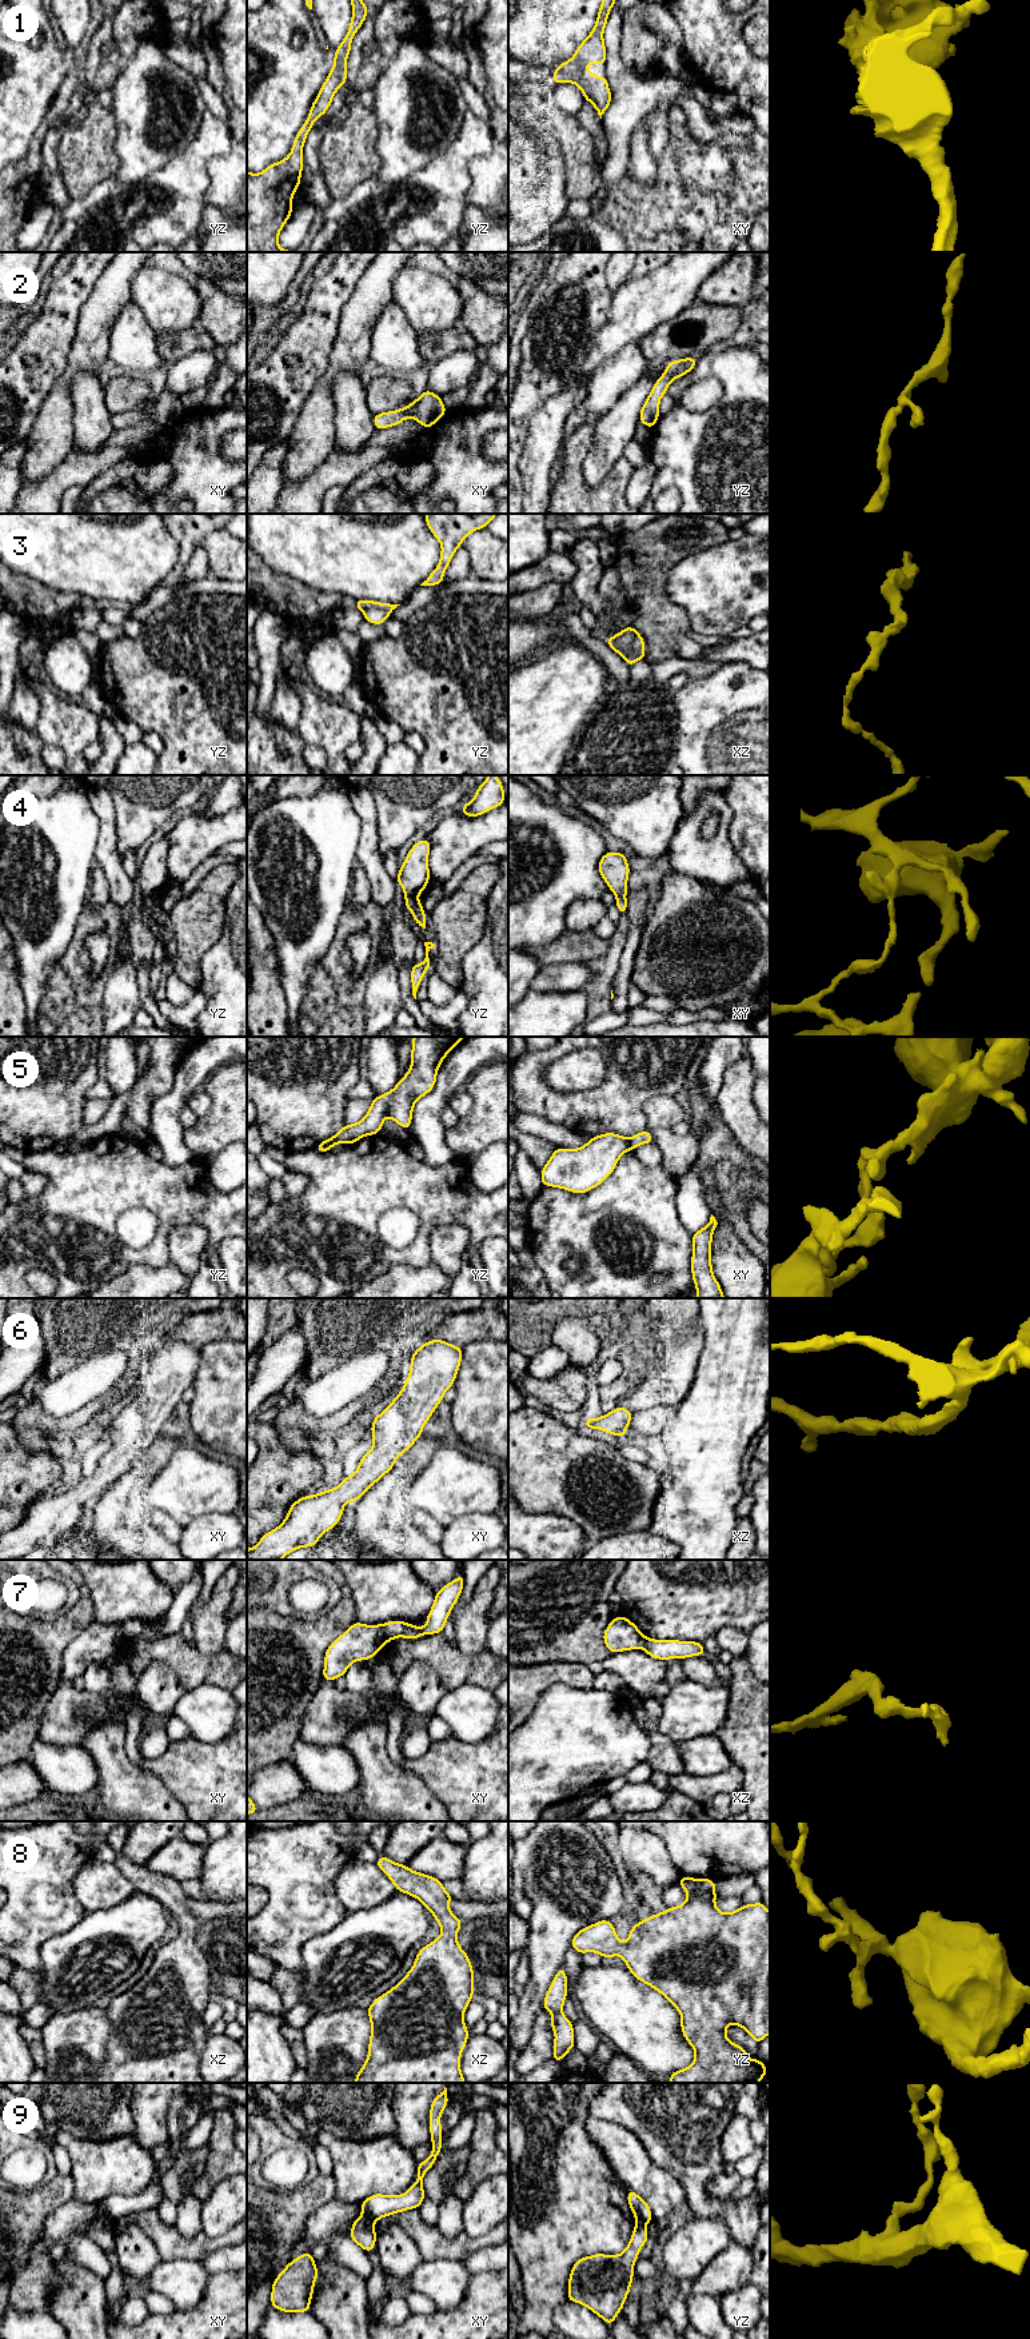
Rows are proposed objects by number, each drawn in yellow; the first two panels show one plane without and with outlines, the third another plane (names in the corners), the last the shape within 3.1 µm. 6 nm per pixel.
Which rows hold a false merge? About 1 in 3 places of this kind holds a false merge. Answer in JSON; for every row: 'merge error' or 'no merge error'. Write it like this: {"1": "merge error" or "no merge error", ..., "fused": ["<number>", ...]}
{"1": "no merge error", "2": "no merge error", "3": "merge error", "4": "merge error", "5": "merge error", "6": "no merge error", "7": "merge error", "8": "no merge error", "9": "merge error", "fused": ["3", "4", "5", "7", "9"]}

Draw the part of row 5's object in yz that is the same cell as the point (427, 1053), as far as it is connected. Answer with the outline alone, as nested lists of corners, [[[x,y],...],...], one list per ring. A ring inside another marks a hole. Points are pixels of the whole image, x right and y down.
[[[414,1037],[411,1050],[411,1066],[406,1075],[399,1079],[396,1086],[383,1095],[375,1097],[360,1122],[344,1125],[331,1139],[330,1150],[336,1143],[355,1143],[366,1135],[378,1134],[387,1117],[391,1117],[399,1126],[410,1131],[412,1110],[416,1101],[428,1094],[435,1083],[440,1063],[446,1055],[467,1037]]]

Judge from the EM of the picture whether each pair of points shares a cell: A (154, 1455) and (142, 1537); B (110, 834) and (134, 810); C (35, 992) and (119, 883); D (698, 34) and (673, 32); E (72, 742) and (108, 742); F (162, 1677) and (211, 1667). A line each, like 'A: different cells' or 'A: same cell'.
A: same cell
B: different cells
C: different cells
D: different cells
E: different cells
F: different cells

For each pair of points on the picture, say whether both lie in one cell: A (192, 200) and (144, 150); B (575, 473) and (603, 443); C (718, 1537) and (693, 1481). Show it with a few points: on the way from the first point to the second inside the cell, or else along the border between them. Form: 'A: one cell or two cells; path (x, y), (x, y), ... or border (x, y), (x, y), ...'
A: two cells; border (186, 148), (176, 152), (160, 167), (132, 182)
B: two cells; border (593, 432), (585, 460), (590, 489)
C: one cell; path (710, 1524), (698, 1511), (698, 1495)

